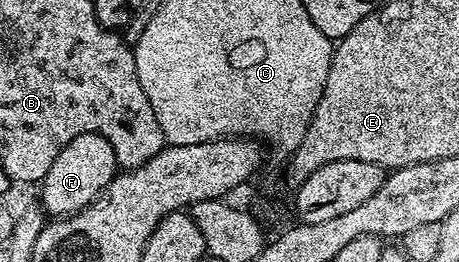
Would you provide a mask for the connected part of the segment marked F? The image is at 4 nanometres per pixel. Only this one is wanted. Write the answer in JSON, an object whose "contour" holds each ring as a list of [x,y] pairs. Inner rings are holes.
{"contour":[[[86,132],[73,138],[73,142],[69,142],[61,154],[57,154],[53,166],[49,166],[49,174],[41,182],[41,203],[52,217],[73,216],[90,206],[107,189],[116,174],[115,147],[101,134]]]}

